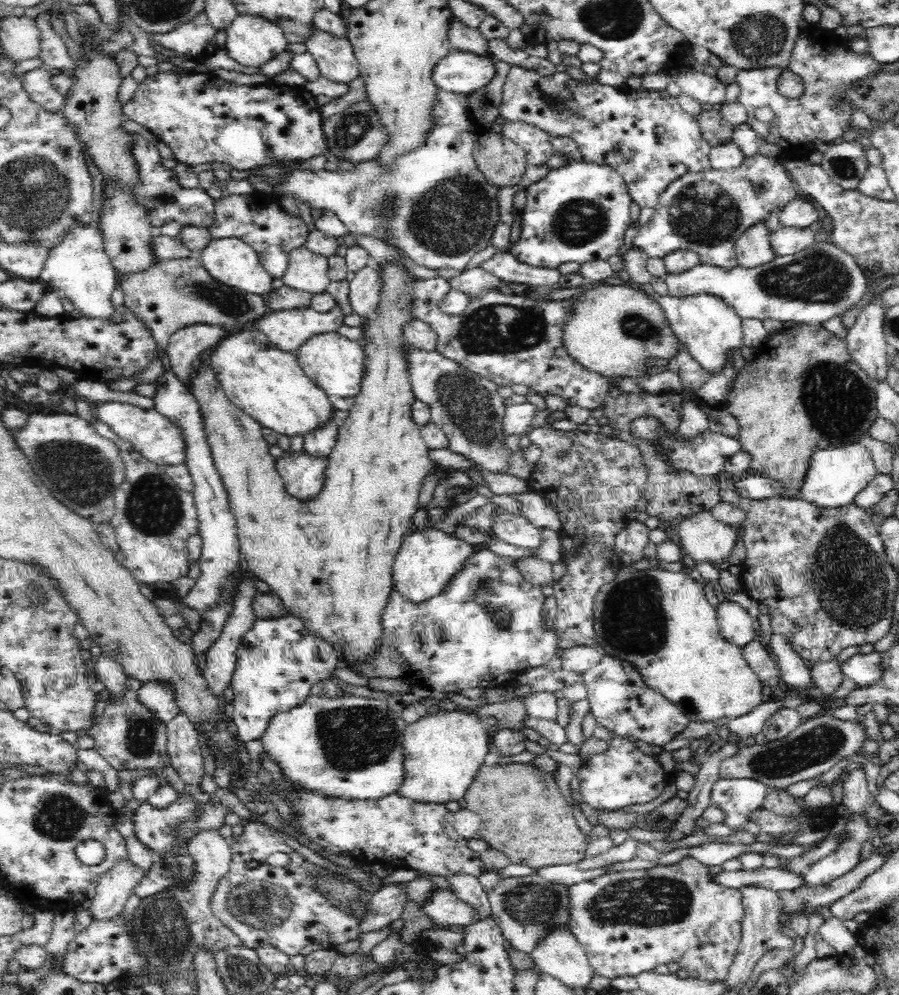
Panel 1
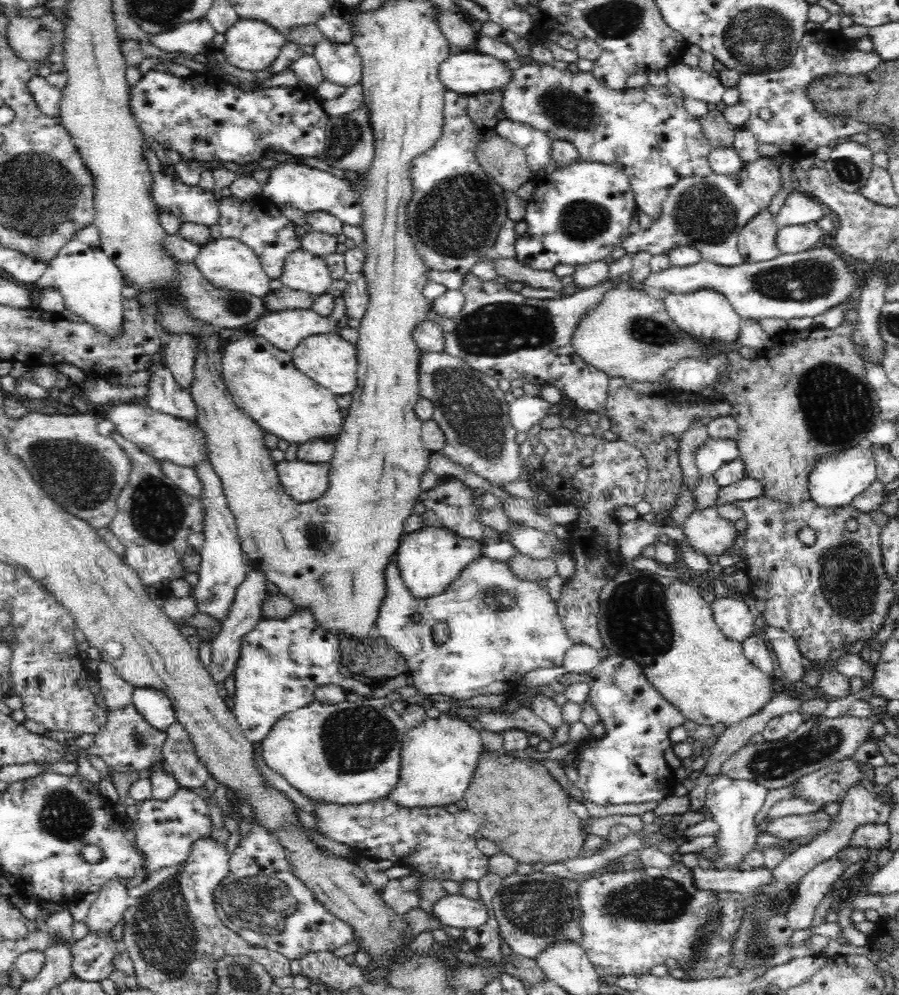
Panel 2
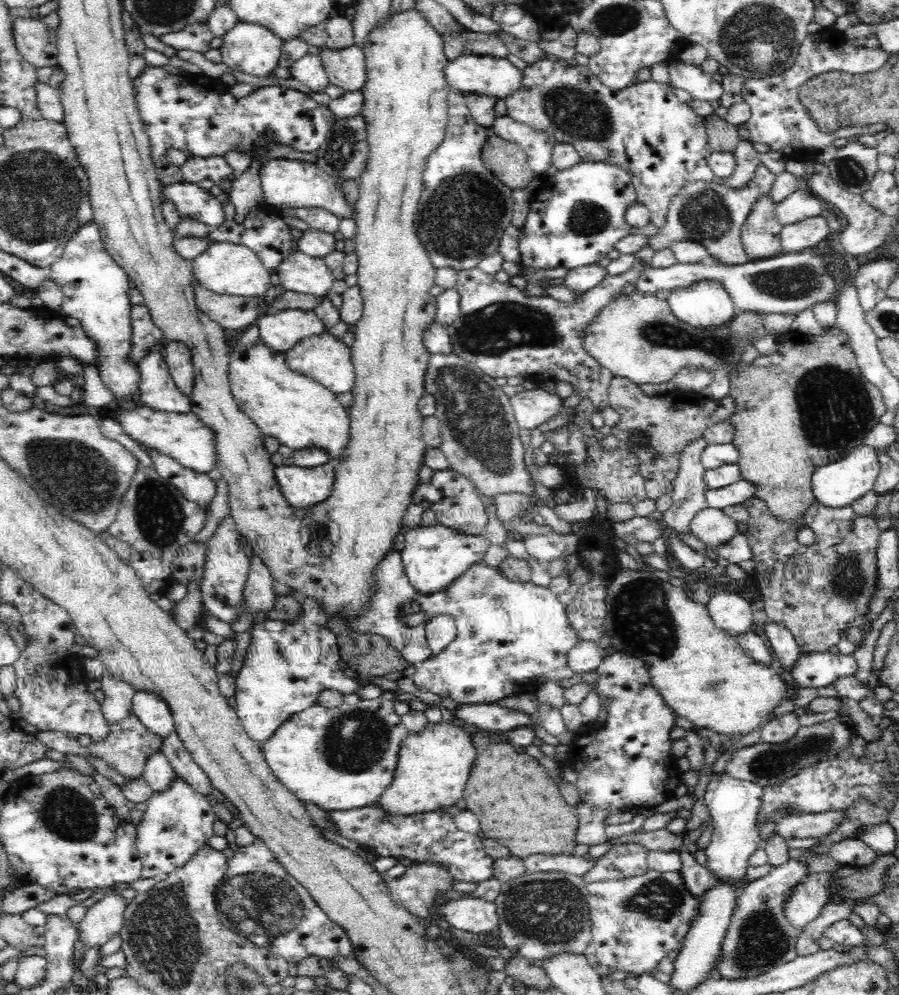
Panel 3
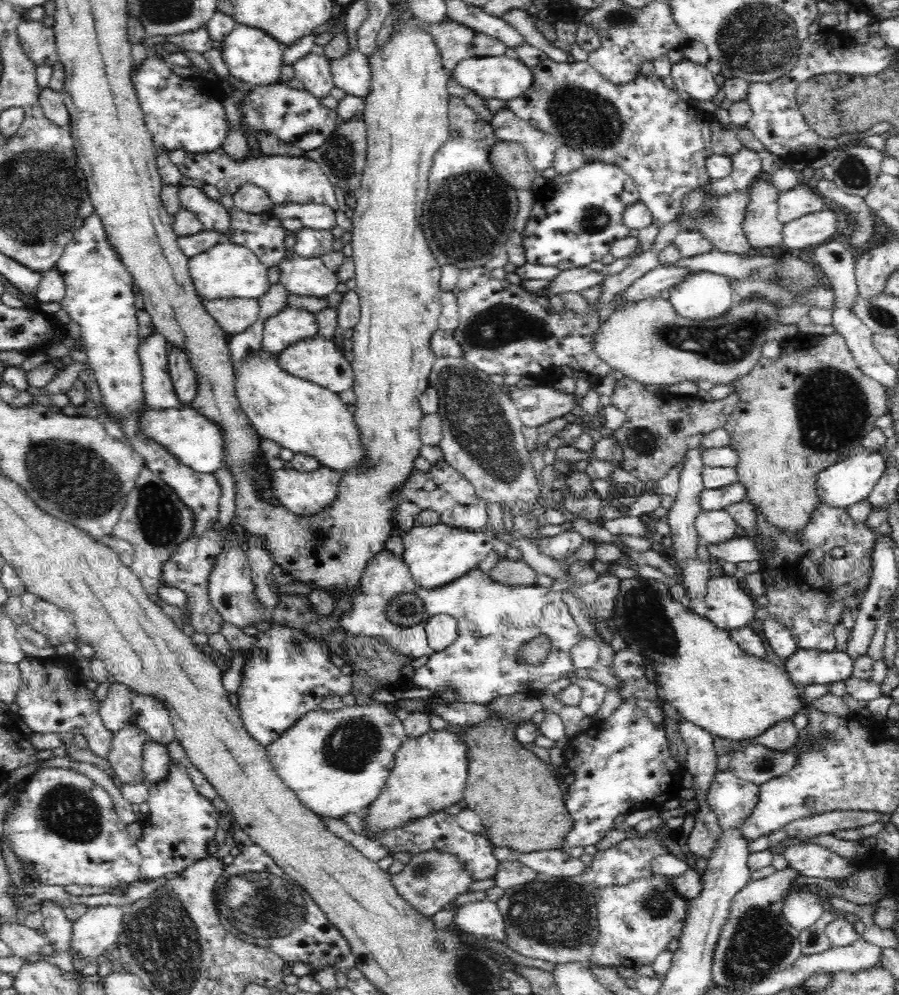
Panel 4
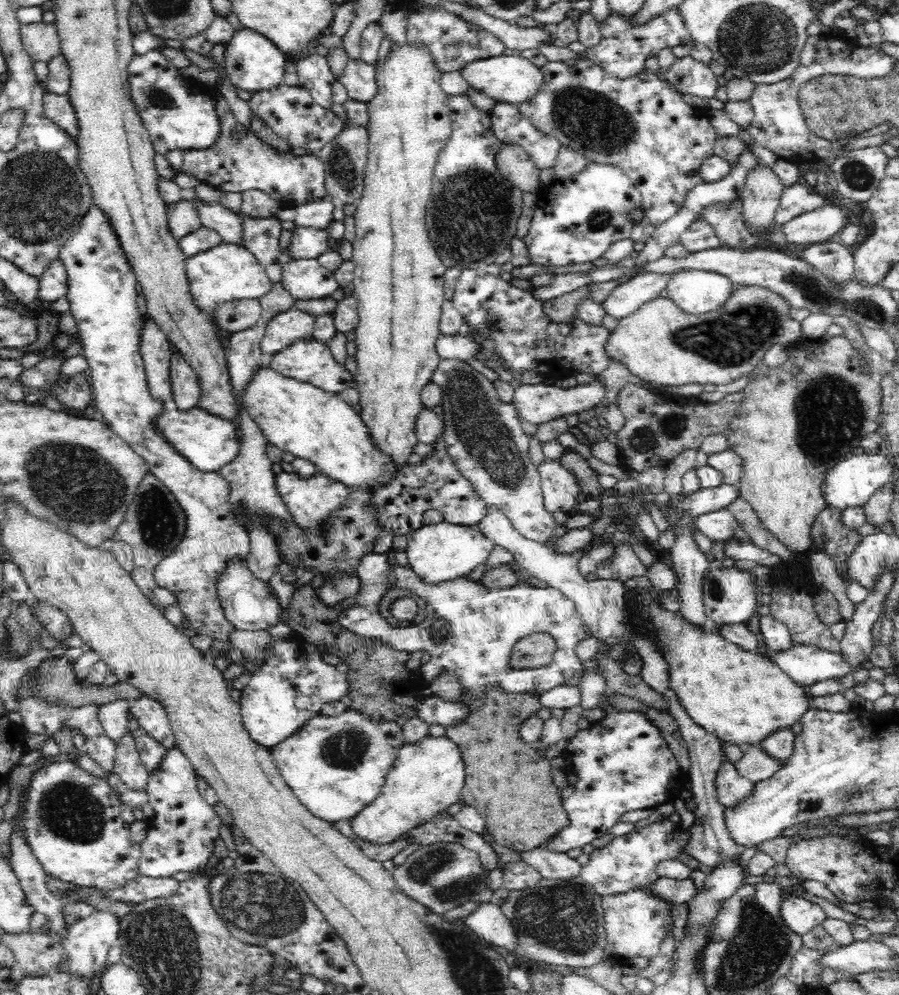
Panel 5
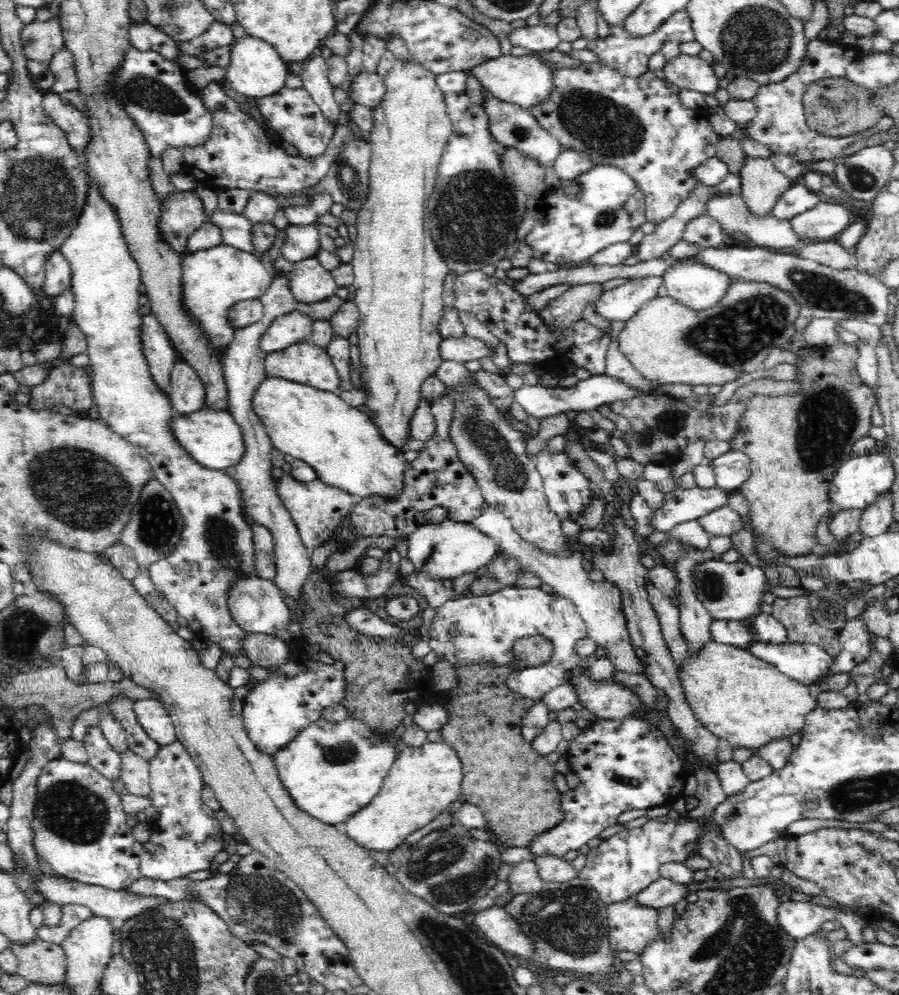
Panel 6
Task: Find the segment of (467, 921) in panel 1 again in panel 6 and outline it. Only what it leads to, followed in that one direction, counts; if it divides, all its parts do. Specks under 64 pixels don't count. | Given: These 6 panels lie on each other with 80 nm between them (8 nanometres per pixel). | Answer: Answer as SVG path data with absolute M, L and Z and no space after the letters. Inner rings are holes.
M493 905L475 914L473 923L484 936L504 952L530 958L535 954L534 941L524 935L522 925L504 907Z

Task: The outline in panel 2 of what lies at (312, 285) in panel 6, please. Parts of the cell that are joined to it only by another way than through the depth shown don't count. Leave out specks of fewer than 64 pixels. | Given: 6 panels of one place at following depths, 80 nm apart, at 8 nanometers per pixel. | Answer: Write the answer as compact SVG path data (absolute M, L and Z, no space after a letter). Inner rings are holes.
M302 248L286 257L279 279L282 286L311 295L326 293L333 281L324 257L314 256Z

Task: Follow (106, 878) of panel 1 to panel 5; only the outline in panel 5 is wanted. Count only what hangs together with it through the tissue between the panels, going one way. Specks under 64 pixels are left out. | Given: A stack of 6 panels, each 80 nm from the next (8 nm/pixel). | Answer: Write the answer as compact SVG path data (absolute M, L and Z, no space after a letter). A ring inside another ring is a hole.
M95 910L88 917L69 925L61 945L69 957L65 972L80 978L96 978L100 970L108 963L108 951L117 947L120 936L120 918L111 912Z

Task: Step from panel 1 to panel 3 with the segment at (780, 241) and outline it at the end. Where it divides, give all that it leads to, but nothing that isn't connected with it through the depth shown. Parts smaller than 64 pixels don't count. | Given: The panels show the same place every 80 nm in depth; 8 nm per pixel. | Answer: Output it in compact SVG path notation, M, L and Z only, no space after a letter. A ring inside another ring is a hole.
M825 213L783 226L780 232L782 250L786 253L800 252L813 248L822 240L833 238L834 234L828 227L831 217L831 214Z

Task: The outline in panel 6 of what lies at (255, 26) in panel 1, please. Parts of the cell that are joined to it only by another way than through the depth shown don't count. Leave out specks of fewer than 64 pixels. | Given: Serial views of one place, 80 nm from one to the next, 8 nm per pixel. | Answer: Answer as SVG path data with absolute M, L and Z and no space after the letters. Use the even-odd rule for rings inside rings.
M246 34L231 45L231 61L227 66L224 82L227 88L244 97L261 99L276 94L286 86L286 75L290 68L271 44Z

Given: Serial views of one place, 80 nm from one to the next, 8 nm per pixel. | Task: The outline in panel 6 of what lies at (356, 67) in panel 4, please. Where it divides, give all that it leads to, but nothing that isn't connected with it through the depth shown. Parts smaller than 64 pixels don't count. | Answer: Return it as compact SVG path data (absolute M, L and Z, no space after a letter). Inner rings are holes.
M362 70L356 76L352 76L350 84L350 97L357 104L368 108L376 108L382 102L382 96L386 94L386 83L377 72Z

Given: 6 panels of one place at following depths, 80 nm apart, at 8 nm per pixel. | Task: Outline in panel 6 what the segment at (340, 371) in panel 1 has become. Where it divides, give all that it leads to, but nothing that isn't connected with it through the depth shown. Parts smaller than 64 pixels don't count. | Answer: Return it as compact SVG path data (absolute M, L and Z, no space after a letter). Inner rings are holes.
M309 341L268 354L264 359L264 373L266 377L290 380L338 395L342 391L340 376L330 356Z

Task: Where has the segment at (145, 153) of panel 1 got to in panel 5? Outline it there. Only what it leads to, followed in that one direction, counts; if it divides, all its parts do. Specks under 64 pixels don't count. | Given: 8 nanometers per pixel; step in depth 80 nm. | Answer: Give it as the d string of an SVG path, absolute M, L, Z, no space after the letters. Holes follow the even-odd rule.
M194 189L181 190L184 199L194 201L202 224L215 230L226 244L242 246L242 215L238 215L220 203L208 205L196 196Z

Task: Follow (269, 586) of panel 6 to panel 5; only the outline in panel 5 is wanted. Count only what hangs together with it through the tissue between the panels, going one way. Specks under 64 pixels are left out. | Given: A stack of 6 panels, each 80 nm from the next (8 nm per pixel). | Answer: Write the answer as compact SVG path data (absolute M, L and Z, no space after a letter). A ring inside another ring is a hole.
M243 558L228 560L224 572L218 576L218 599L226 619L234 628L245 631L268 630L283 620L283 608L268 581L262 581L247 567Z

